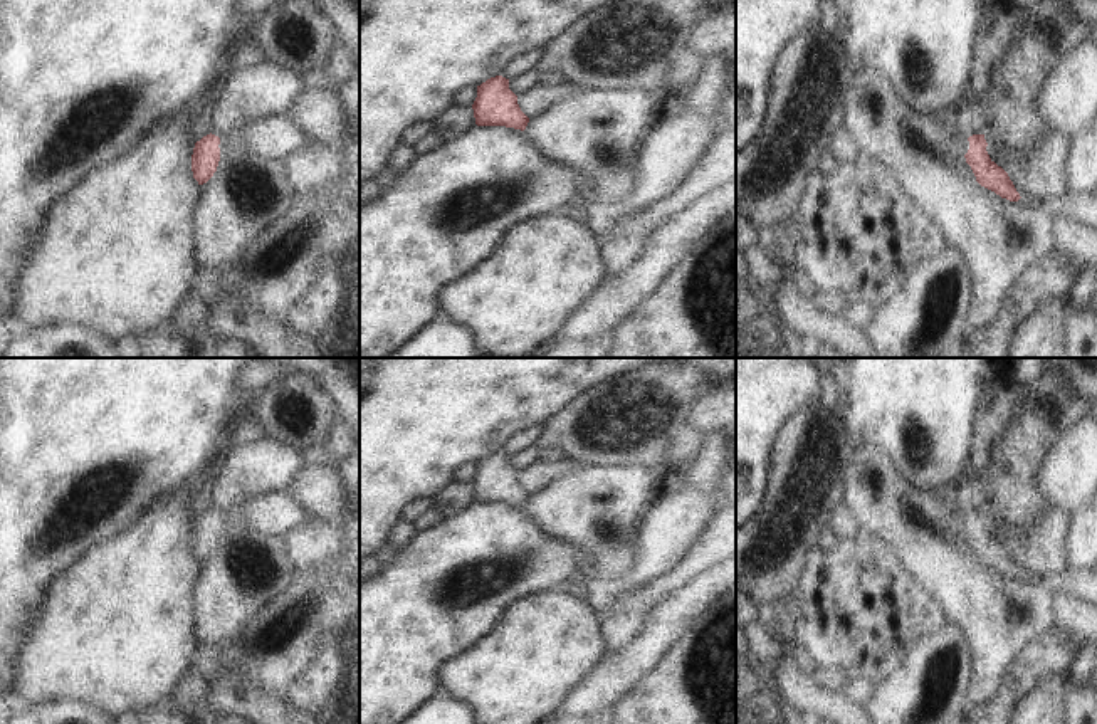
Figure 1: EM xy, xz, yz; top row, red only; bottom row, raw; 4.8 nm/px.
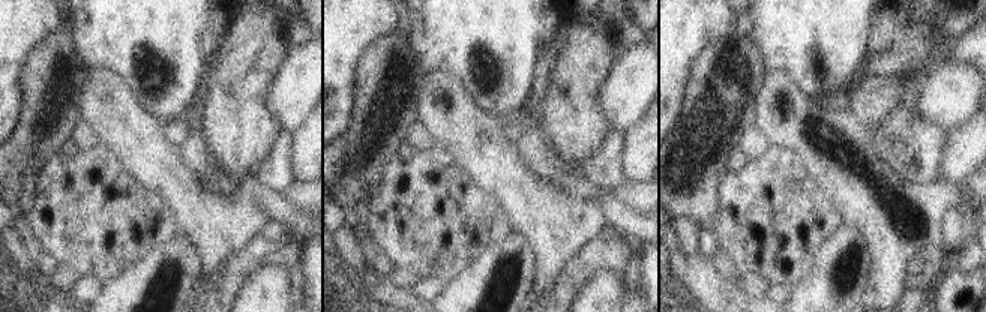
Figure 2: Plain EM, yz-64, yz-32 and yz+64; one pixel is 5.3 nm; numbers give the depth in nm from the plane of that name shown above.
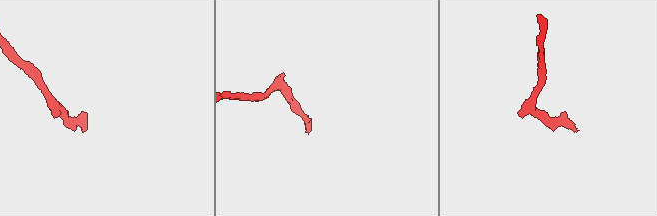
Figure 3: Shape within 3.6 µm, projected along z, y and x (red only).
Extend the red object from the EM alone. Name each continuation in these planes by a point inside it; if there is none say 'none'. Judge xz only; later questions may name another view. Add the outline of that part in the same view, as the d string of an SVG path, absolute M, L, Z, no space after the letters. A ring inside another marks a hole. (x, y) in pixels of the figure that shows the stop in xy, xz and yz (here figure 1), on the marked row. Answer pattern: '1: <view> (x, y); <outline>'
none

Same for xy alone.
none

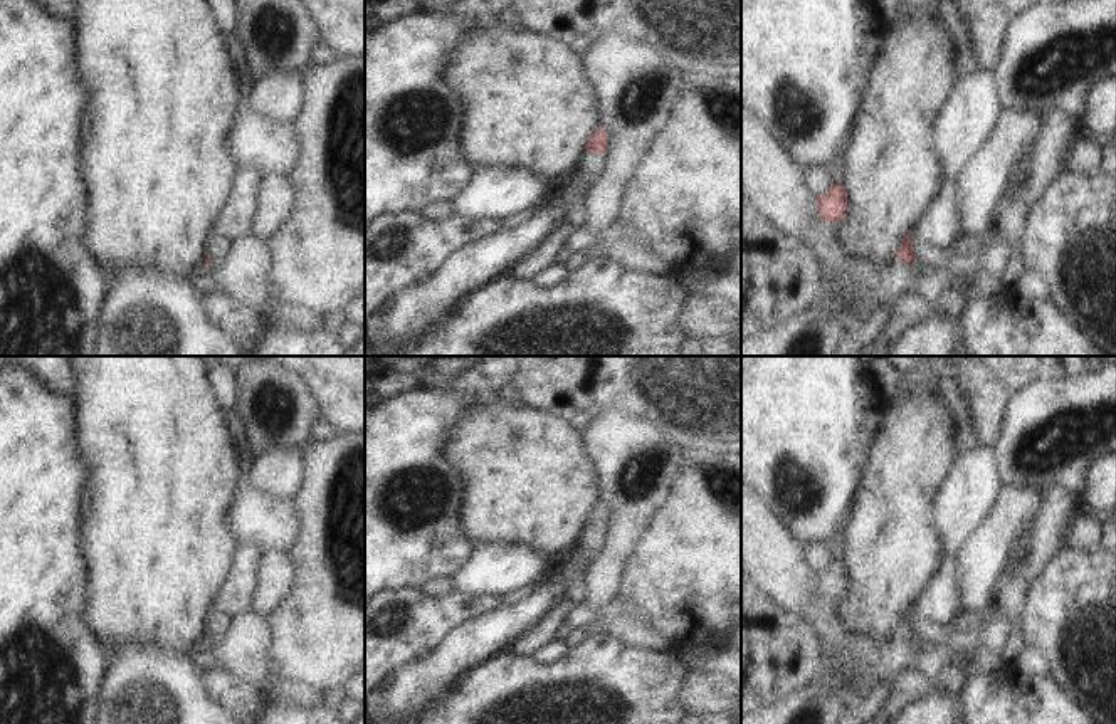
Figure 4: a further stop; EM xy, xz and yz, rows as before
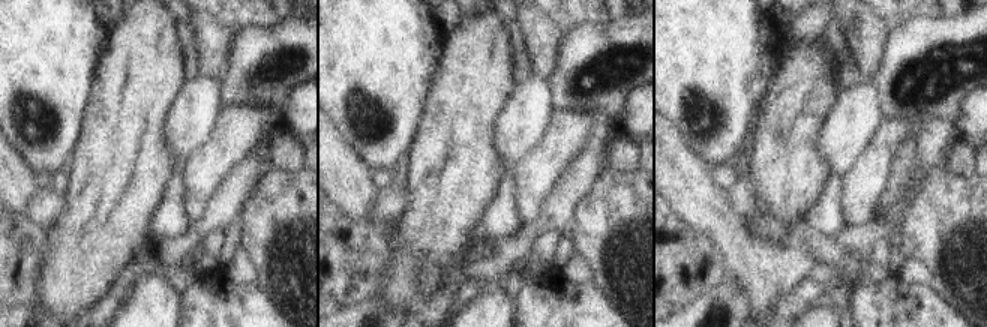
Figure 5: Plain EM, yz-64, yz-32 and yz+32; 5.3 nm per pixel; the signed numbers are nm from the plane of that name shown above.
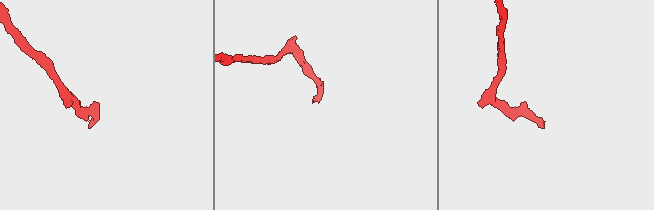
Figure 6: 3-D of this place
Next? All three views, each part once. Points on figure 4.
1: yz (928, 257); M913 233L913 255L921 270L940 272L950 267L950 252L923 242L918 233Z

